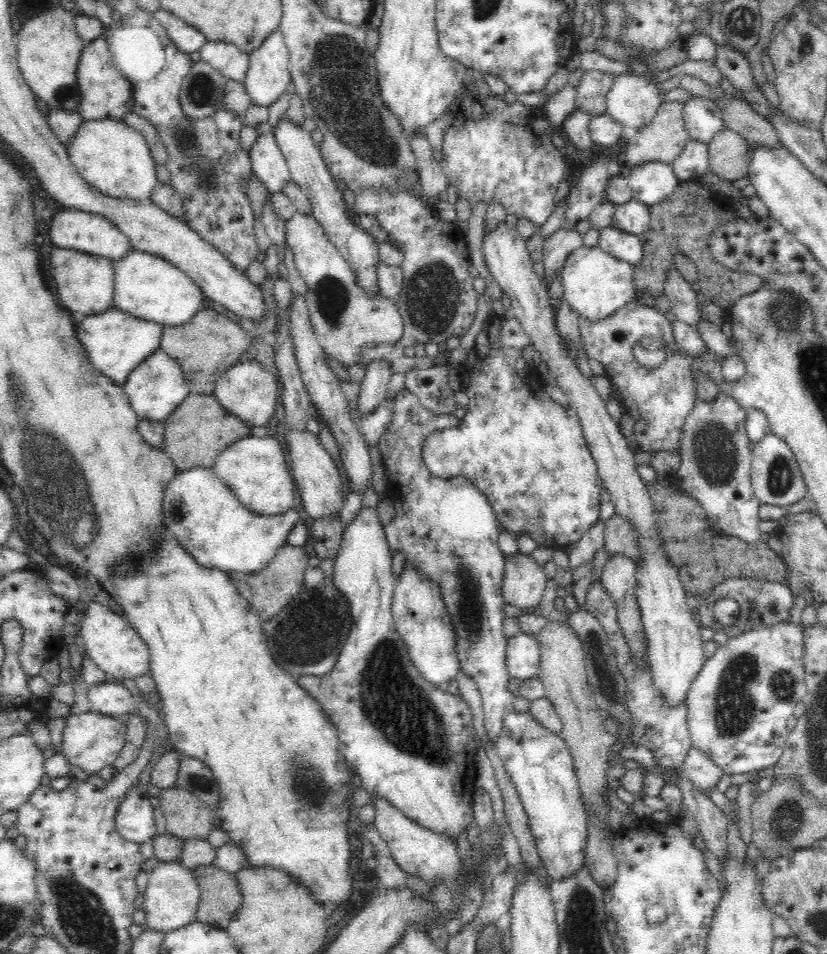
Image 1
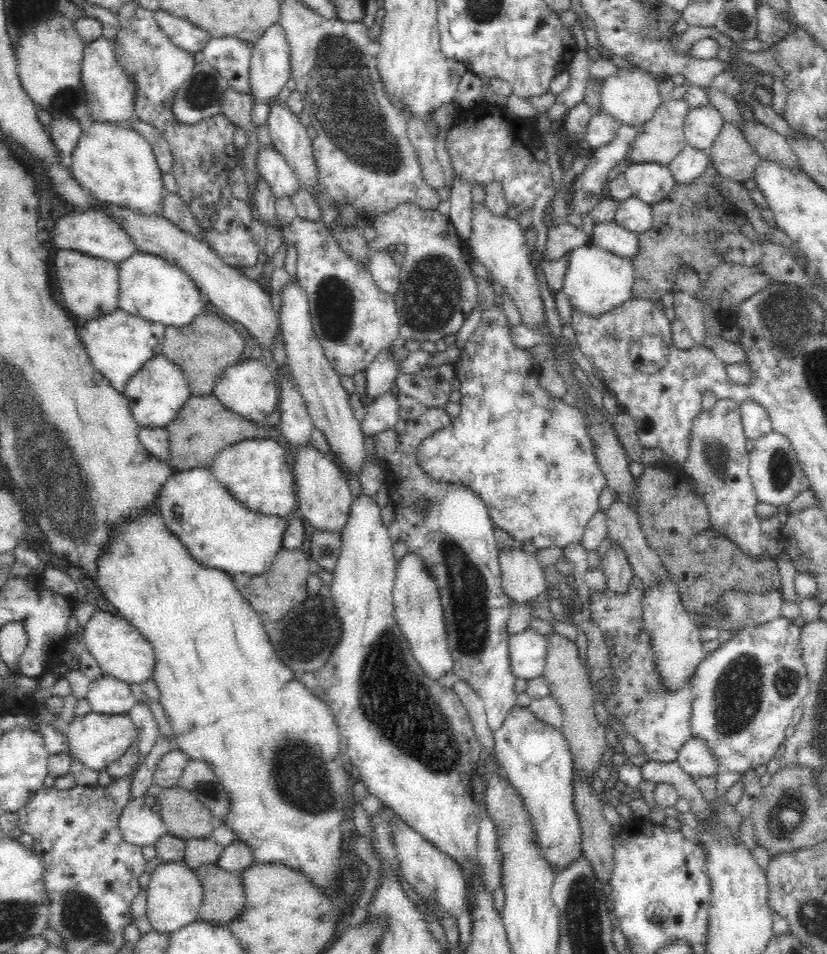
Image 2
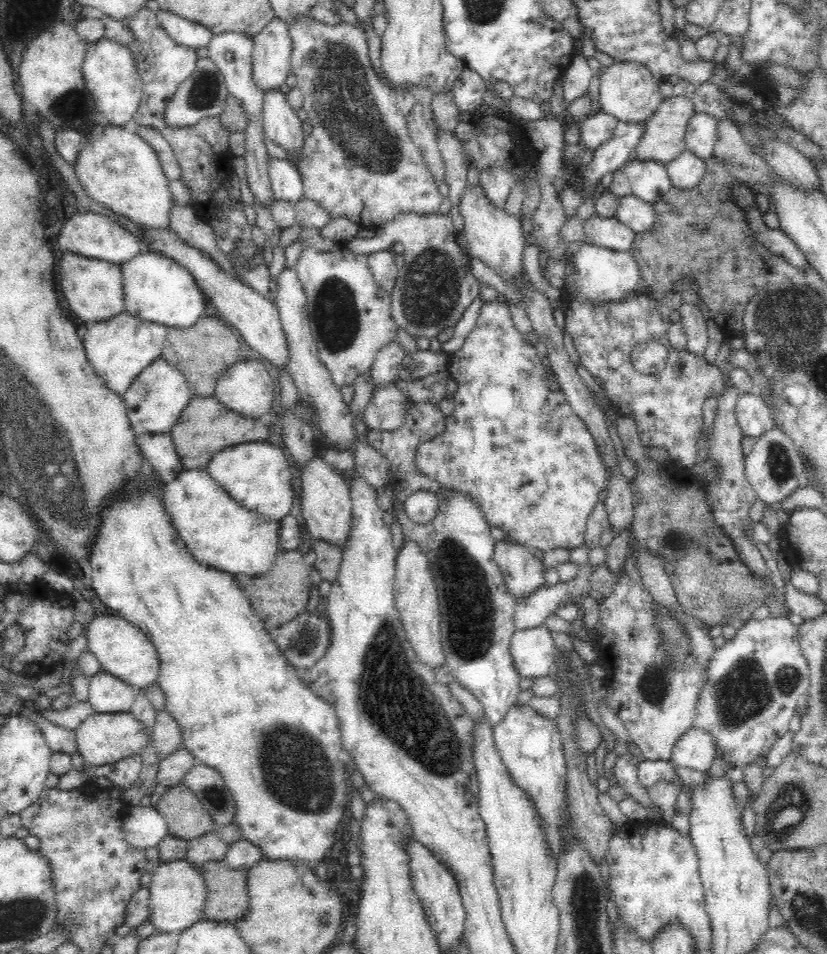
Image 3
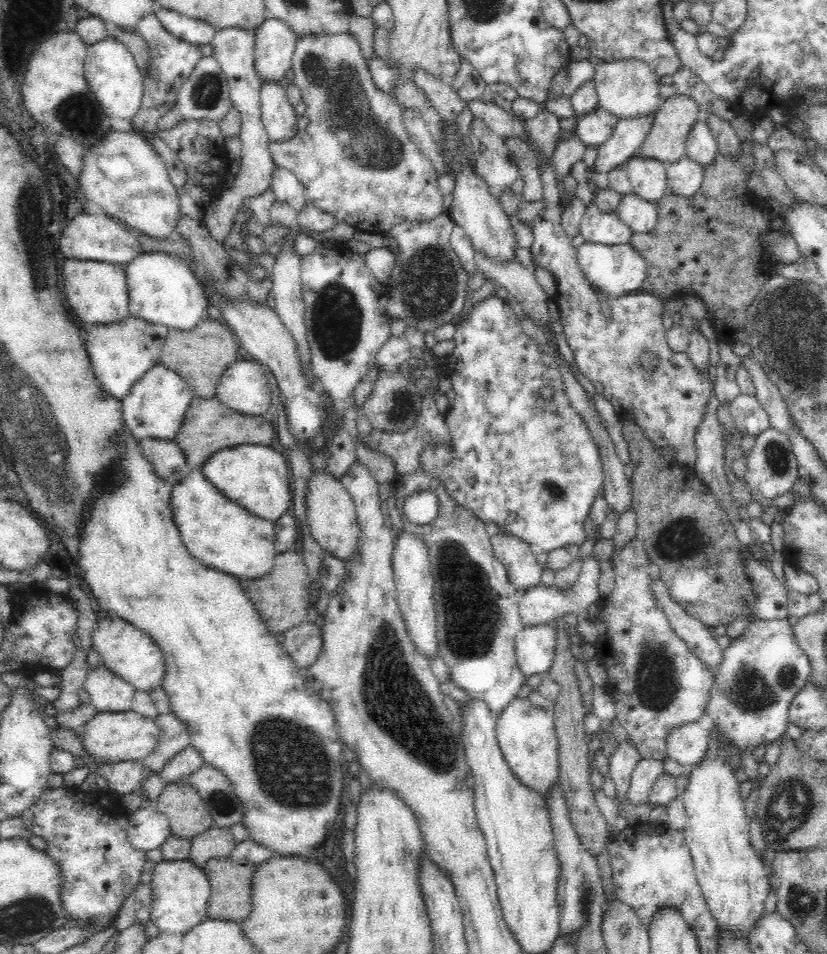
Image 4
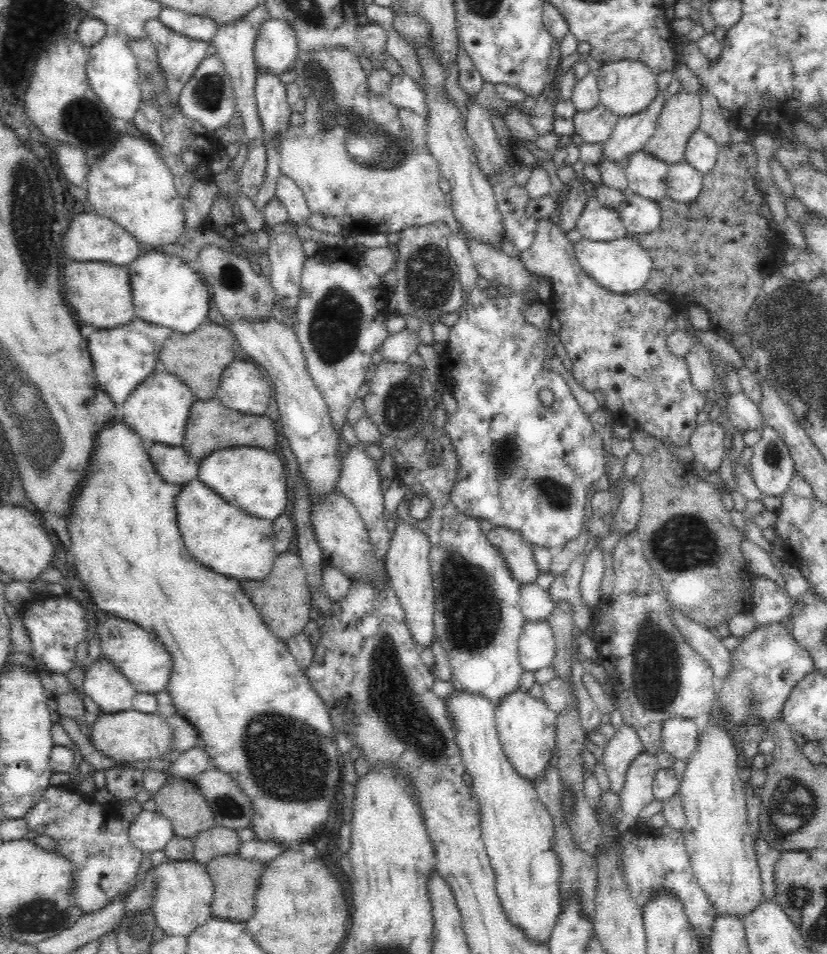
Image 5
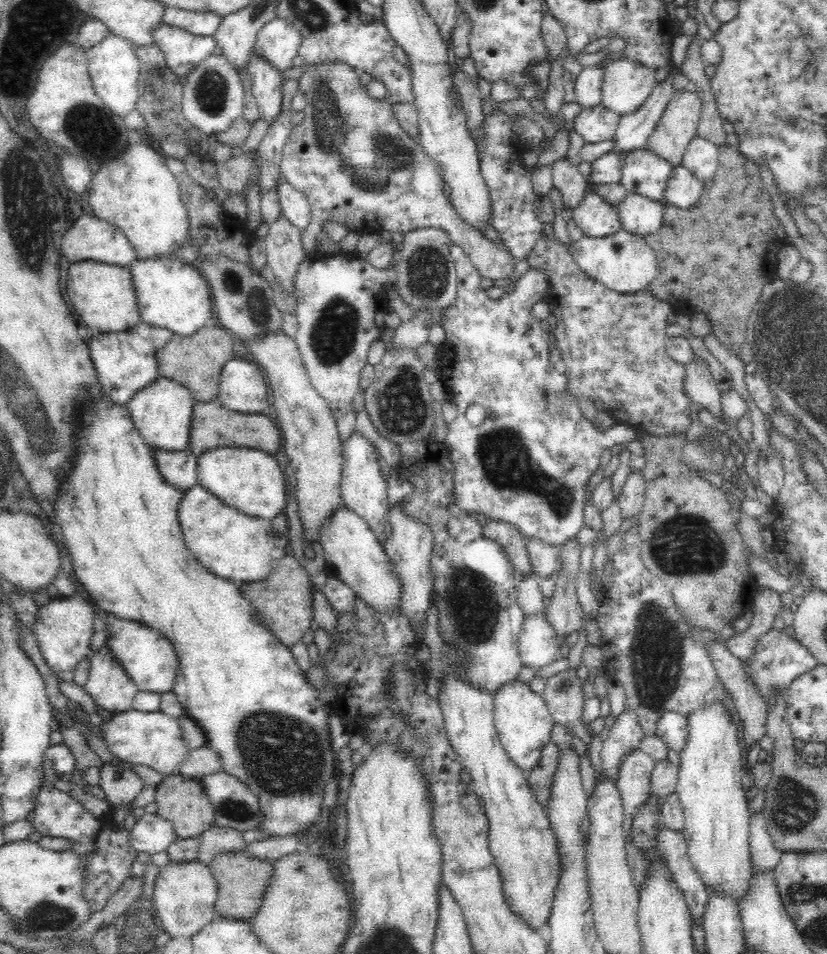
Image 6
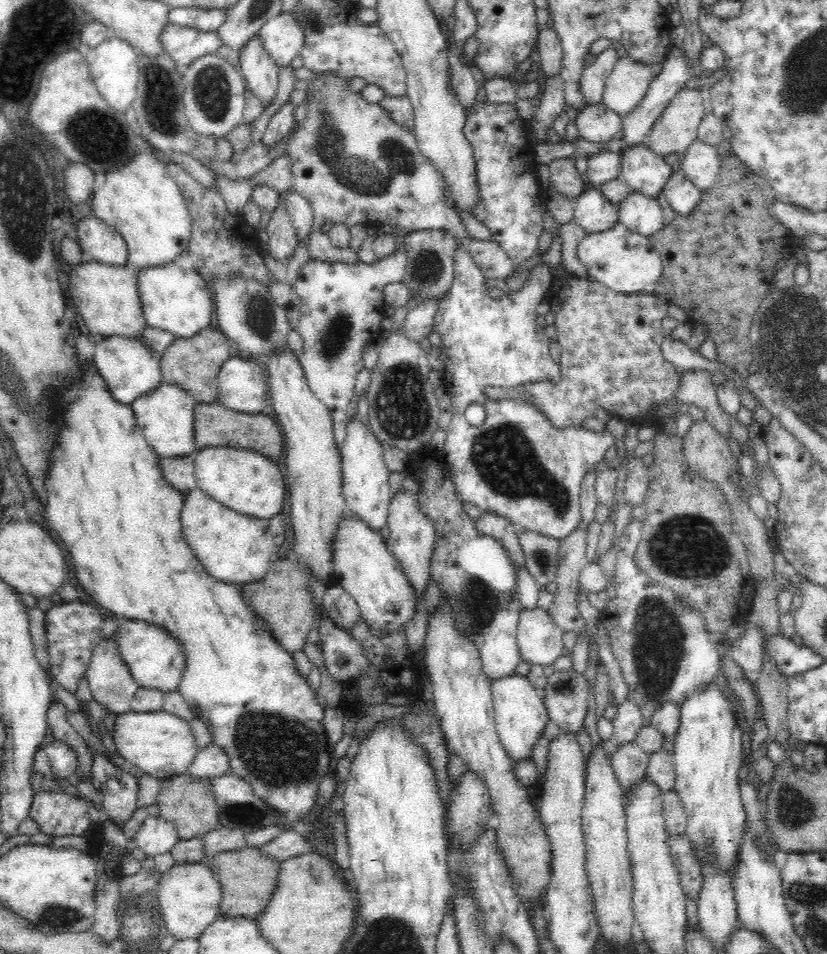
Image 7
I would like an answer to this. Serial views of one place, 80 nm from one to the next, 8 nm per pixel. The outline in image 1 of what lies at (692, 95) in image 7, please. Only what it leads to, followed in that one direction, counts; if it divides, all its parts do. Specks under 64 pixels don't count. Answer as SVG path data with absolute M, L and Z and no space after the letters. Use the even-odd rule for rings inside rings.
M663 102L657 111L655 118L642 129L639 129L634 137L625 140L624 158L626 165L638 166L646 162L672 163L682 152L684 145L688 142L688 132L684 127L684 106L682 102Z

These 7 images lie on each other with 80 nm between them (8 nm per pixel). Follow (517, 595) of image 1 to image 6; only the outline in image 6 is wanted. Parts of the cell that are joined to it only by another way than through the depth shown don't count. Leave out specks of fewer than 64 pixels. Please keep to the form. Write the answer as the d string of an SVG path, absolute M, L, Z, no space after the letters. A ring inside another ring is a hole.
M486 519L482 525L484 537L496 542L514 566L518 577L532 574L525 537L513 526L501 520Z

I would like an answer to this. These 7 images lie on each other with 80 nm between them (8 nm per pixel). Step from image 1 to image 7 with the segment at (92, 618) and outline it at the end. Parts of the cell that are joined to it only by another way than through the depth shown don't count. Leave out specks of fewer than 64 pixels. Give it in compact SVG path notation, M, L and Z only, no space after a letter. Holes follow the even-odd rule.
M118 618L115 639L124 663L140 687L156 688L162 692L178 690L186 670L186 657L182 645L165 628L149 622Z

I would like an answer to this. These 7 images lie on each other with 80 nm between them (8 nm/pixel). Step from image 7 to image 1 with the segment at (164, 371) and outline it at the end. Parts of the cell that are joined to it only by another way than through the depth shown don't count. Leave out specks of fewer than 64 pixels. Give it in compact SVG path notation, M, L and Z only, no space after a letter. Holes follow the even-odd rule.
M202 309L186 324L164 326L161 349L178 361L190 393L210 394L220 374L239 362L242 352L250 343L248 327L230 321L216 310Z

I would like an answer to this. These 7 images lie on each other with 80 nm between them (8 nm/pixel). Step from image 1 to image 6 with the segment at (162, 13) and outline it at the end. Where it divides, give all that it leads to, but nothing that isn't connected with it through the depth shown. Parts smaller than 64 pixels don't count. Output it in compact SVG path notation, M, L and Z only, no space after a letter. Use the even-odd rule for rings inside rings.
M165 6L163 23L182 28L192 34L212 36L220 26L222 16L216 12L182 10L178 7Z

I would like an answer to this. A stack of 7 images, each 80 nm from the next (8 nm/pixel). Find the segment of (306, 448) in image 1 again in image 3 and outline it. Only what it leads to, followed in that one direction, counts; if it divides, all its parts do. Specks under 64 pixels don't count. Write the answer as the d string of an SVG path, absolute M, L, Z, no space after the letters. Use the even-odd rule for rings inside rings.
M319 456L314 457L306 466L303 466L299 479L301 489L296 491L299 491L299 496L301 496L301 514L308 527L308 532L312 535L312 540L320 540L321 542L332 544L344 550L346 544L348 544L348 540L350 540L350 534L352 534L353 517L353 506L347 479L340 473L336 473L336 471L328 466L328 463Z

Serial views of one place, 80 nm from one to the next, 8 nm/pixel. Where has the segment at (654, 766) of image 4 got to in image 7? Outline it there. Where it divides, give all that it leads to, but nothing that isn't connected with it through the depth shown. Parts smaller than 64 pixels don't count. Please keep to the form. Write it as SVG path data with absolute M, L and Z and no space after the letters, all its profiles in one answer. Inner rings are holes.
M634 740L618 744L618 748L612 752L611 765L625 794L630 792L632 784L638 784L646 774L648 764L647 752L644 752Z

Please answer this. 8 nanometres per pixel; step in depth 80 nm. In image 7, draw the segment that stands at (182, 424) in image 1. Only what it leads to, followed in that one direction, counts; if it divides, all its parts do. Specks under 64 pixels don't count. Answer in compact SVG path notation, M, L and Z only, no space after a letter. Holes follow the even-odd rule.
M219 402L206 404L197 403L195 406L194 440L197 450L208 446L229 446L237 449L250 449L262 453L264 456L277 461L282 454L282 433L276 422L263 413L246 414L227 409Z

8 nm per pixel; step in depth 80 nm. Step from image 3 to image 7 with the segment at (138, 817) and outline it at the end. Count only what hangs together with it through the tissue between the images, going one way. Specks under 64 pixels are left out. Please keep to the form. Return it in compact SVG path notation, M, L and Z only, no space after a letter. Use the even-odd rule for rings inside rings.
M147 817L139 827L134 839L127 842L126 848L140 848L146 856L158 856L171 852L180 840L176 827L162 817Z

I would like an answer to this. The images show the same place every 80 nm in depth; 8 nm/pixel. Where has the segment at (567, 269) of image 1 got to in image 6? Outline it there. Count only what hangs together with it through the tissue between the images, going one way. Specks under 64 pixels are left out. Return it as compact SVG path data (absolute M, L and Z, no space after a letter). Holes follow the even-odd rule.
M623 228L602 238L584 235L573 244L573 250L576 263L588 276L619 293L635 293L647 289L659 271L655 250L648 246L645 237Z

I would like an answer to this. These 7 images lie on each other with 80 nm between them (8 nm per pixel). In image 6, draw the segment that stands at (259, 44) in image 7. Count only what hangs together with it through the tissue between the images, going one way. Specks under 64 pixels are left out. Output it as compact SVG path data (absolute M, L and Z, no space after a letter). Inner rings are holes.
M256 48L251 52L247 73L252 79L252 93L262 120L272 123L280 114L283 96L281 71L258 55Z

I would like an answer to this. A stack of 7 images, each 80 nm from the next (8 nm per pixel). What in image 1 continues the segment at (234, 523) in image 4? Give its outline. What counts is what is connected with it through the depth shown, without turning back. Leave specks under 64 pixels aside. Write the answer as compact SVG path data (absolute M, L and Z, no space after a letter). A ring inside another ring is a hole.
M192 467L190 470L177 471L168 482L162 496L162 519L165 527L176 536L177 542L200 564L208 570L219 569L224 573L258 573L268 567L278 550L285 545L290 530L303 518L295 509L279 515L266 516L248 510L227 487L227 484L212 470Z

